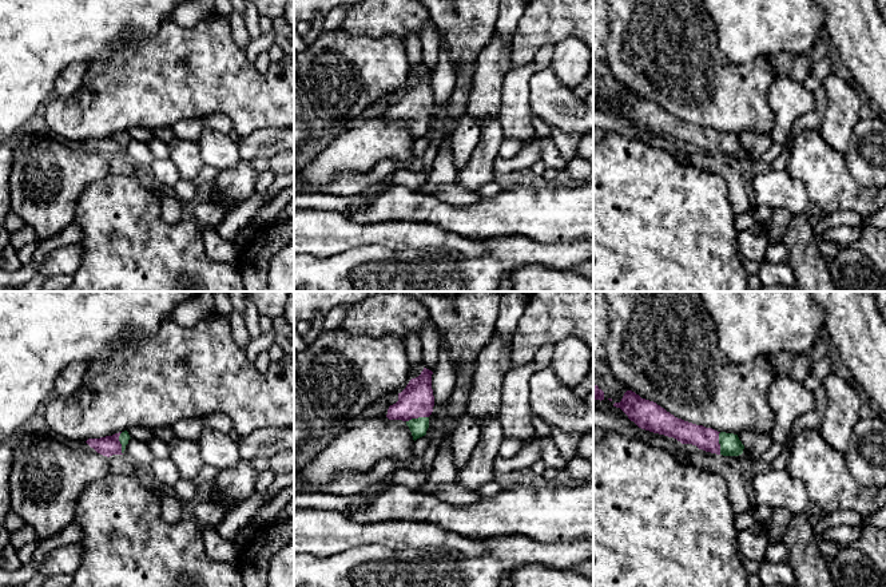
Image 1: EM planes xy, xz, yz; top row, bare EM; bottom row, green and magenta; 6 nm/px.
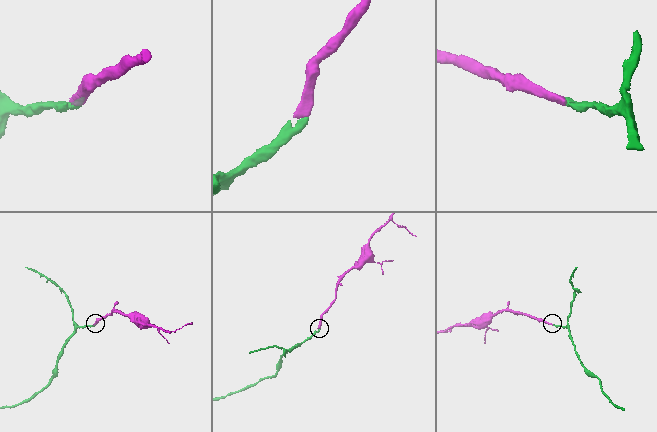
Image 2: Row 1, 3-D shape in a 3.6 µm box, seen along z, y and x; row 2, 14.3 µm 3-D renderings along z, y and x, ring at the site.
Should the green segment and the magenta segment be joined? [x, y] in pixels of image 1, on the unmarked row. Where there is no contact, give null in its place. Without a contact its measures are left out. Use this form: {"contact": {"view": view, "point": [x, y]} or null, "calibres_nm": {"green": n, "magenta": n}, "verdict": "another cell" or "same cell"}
{"contact": {"view": "xz", "point": [417, 119]}, "calibres_nm": {"green": 110, "magenta": 200}, "verdict": "same cell"}

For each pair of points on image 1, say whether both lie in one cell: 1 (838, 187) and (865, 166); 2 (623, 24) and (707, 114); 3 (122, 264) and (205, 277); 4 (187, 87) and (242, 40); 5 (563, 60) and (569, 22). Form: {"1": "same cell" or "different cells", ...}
{"1": "different cells", "2": "same cell", "3": "same cell", "4": "different cells", "5": "different cells"}

